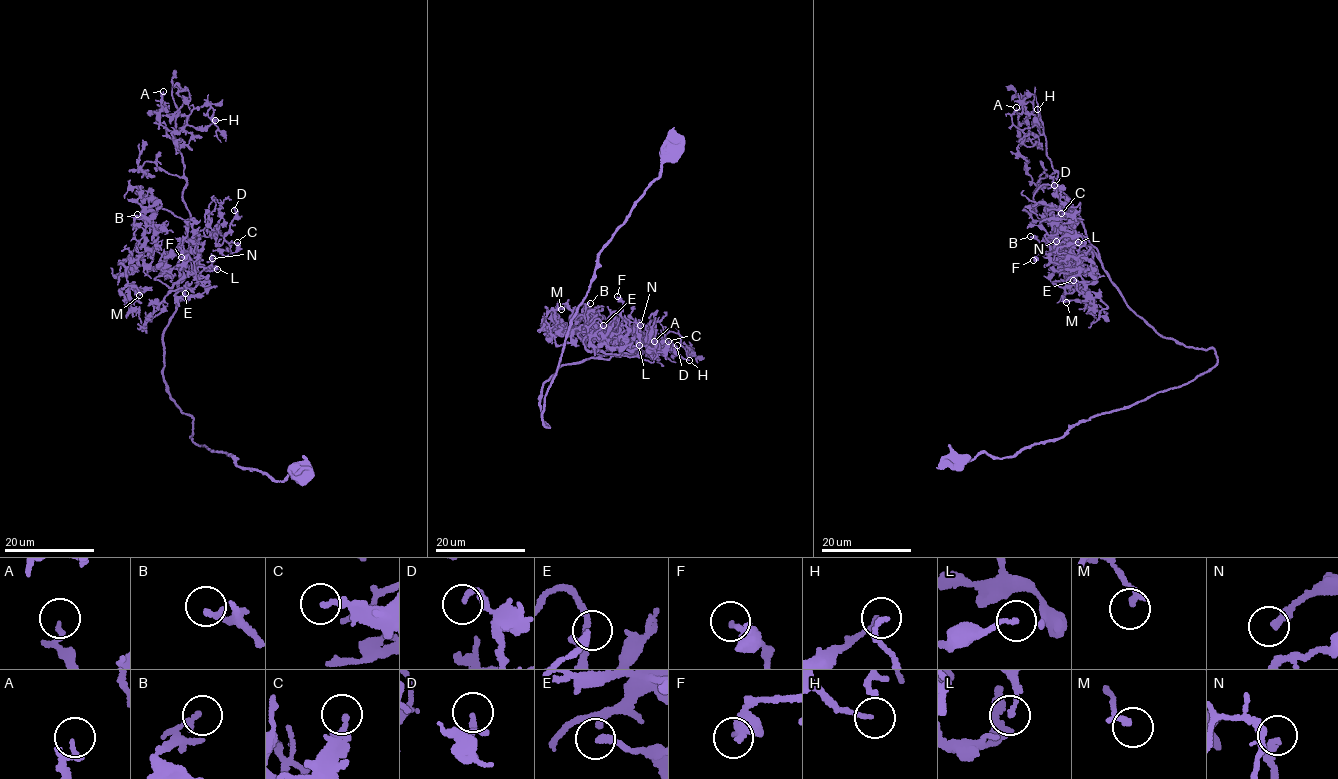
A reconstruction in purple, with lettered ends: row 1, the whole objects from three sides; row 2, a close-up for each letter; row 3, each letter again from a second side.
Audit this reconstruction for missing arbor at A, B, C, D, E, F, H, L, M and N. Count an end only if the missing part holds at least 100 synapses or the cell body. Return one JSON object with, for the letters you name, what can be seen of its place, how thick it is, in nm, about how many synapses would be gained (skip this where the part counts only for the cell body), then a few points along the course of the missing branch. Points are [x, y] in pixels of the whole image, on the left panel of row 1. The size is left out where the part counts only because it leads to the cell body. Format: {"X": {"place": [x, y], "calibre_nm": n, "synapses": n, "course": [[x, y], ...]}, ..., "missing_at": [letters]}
{"missing_at": []}

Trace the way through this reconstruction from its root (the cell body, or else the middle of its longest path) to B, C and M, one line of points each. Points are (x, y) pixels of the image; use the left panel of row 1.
B: (301, 475), (277, 481), (192, 440), (193, 419), (171, 399), (161, 370), (178, 271), (142, 244), (137, 214)
C: (301, 475), (277, 481), (192, 440), (193, 419), (162, 376), (180, 258), (202, 236), (237, 242)
M: (301, 475), (277, 481), (192, 440), (193, 419), (161, 370), (178, 271), (138, 242), (126, 281), (139, 295)

